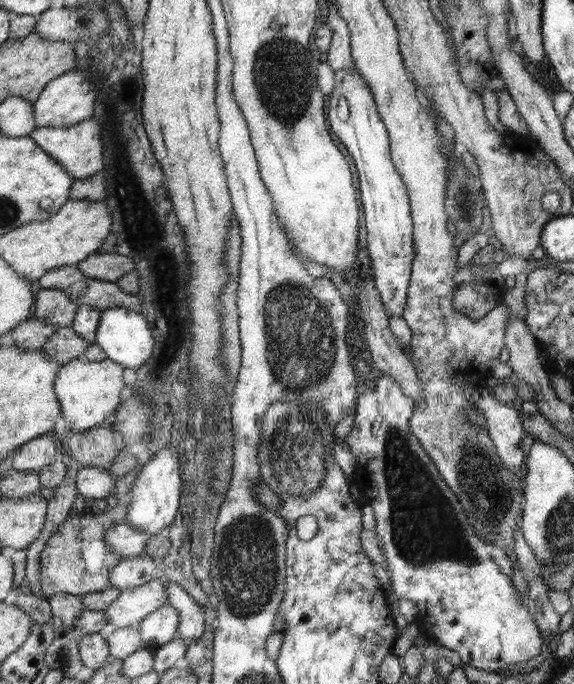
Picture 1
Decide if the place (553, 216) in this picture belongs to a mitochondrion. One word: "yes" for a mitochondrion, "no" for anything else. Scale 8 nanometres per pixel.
no

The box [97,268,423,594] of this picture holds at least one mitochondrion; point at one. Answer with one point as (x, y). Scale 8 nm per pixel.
(299, 334)

